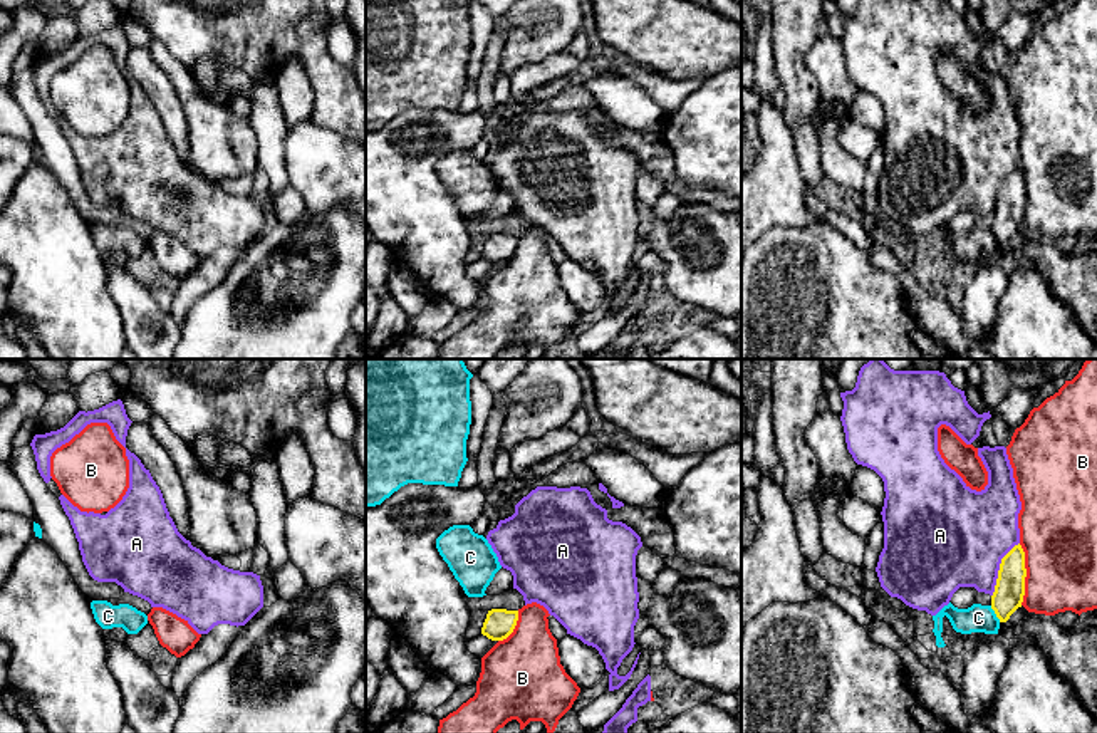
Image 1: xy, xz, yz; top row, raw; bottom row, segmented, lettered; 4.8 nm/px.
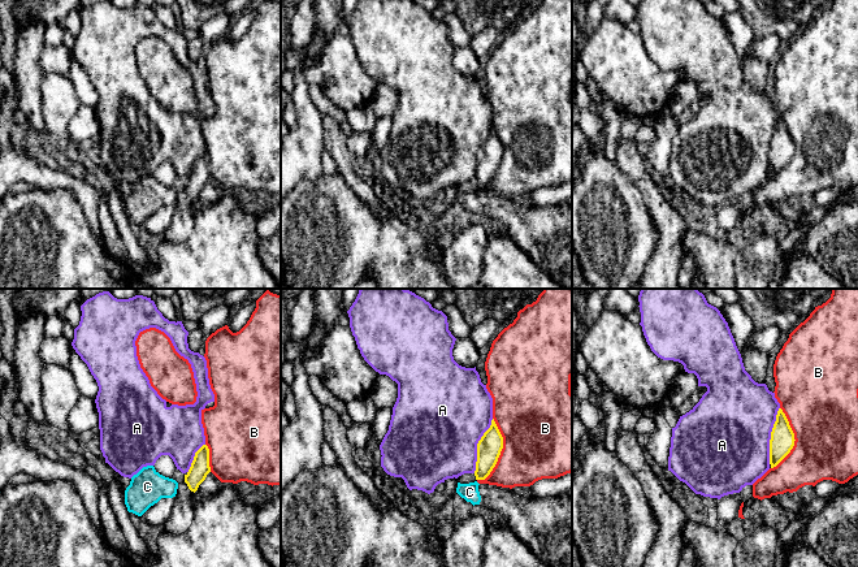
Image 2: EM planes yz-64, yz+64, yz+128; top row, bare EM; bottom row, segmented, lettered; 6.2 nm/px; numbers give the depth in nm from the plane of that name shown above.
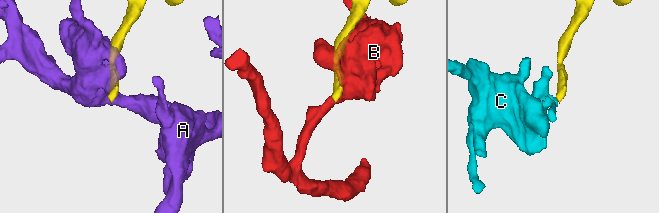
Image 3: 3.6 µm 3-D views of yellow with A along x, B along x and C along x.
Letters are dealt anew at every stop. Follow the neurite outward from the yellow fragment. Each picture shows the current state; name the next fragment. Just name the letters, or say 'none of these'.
none of these

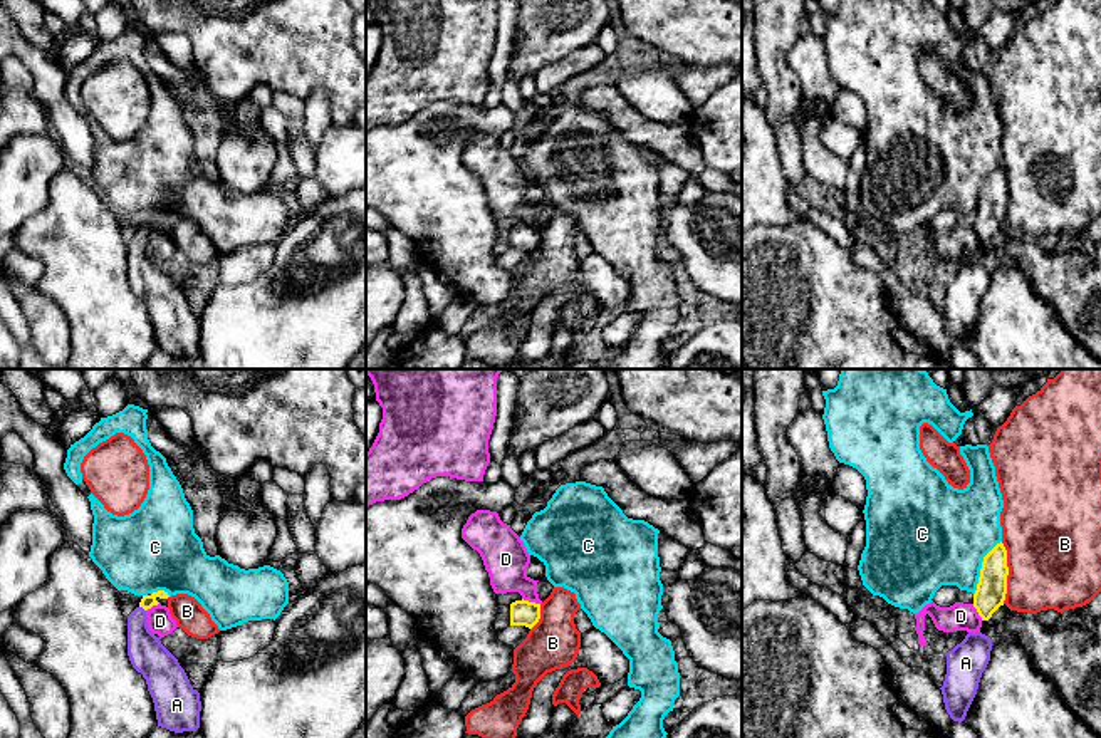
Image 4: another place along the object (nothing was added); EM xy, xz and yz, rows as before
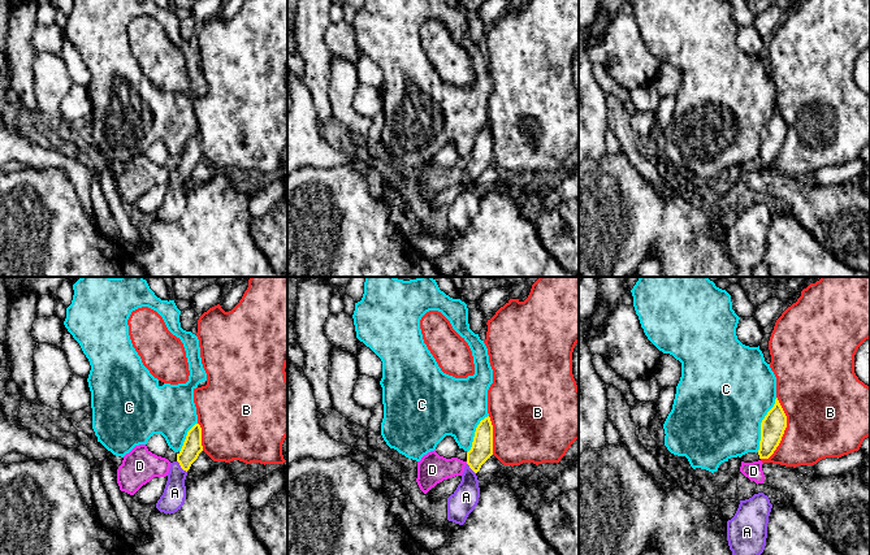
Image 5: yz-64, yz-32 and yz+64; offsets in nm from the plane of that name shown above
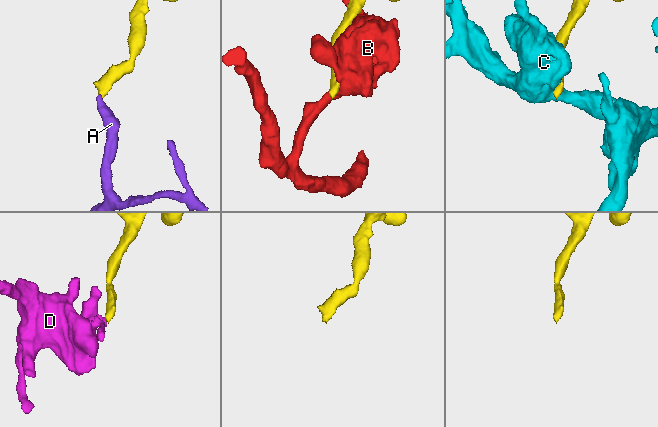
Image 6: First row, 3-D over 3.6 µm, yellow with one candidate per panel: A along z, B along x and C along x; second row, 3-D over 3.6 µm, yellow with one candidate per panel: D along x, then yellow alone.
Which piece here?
A

